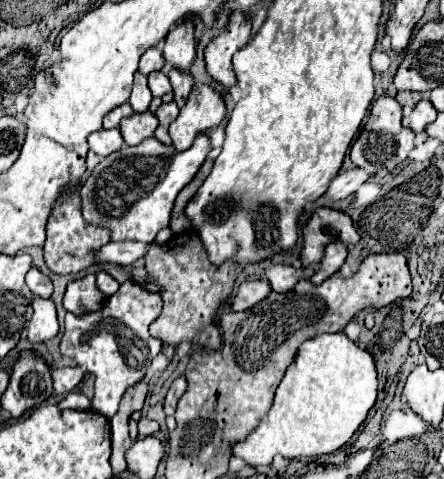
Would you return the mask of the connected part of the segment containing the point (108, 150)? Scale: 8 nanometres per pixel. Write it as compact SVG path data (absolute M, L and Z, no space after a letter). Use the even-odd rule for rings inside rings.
M98 130L94 134L88 136L88 146L92 152L96 152L98 156L110 156L112 152L120 150L124 144L120 130Z

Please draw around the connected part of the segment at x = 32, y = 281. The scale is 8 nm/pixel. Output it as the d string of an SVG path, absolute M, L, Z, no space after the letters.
M32 266L26 274L26 286L32 290L32 294L40 296L40 298L50 298L52 292L54 292L54 286L52 286L52 280L42 274L36 266Z

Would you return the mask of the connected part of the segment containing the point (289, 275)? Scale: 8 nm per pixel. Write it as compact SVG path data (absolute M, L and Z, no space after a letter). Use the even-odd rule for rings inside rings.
M274 264L266 270L266 278L272 284L274 292L282 292L288 294L288 290L292 290L296 286L298 280L308 278L308 270L306 268L294 268L288 264Z

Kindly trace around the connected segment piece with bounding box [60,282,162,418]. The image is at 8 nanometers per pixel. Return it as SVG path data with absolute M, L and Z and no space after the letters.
M136 282L120 284L118 292L106 298L104 306L96 312L66 314L66 328L60 340L60 352L76 360L90 374L96 376L96 394L92 398L92 408L106 418L112 418L128 386L140 382L150 368L150 362L162 350L162 342L152 338L148 328L162 312L160 294L146 292Z

